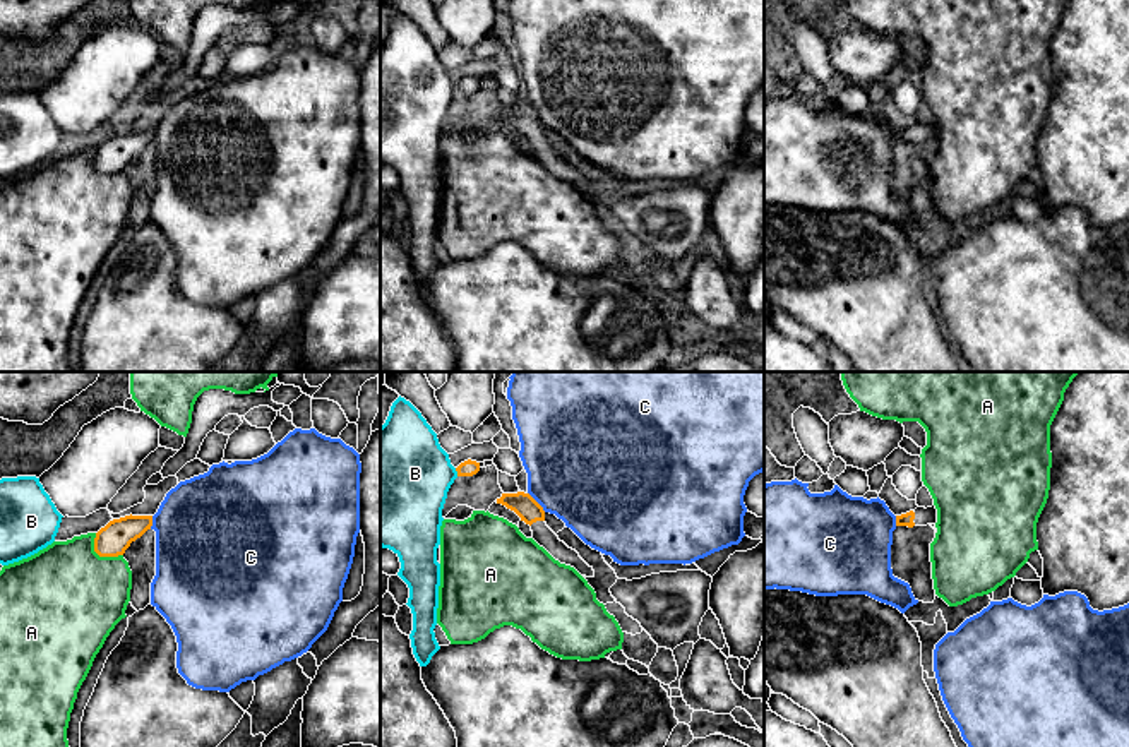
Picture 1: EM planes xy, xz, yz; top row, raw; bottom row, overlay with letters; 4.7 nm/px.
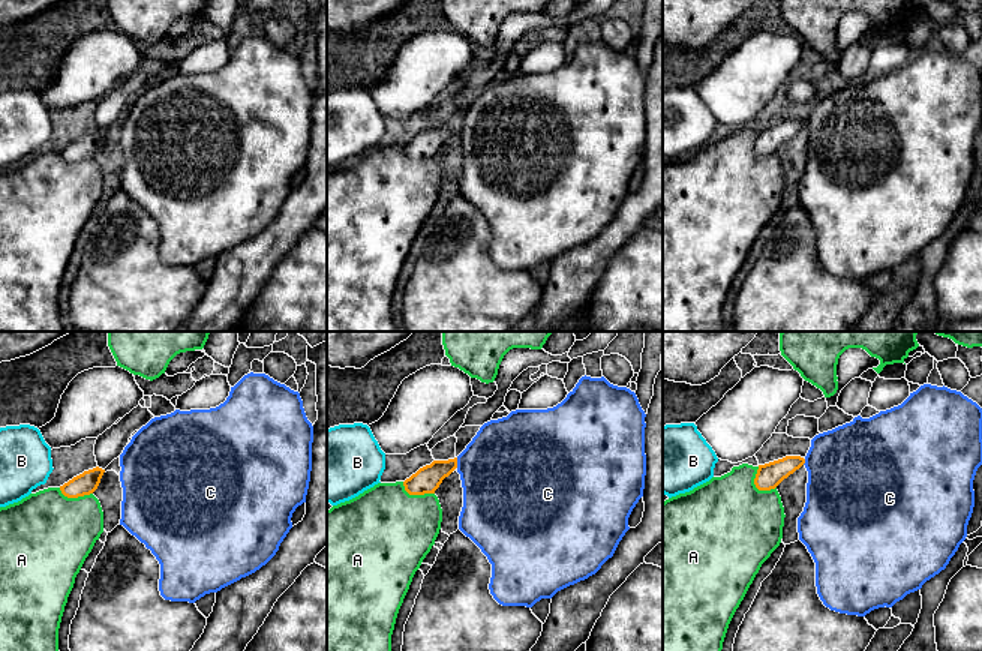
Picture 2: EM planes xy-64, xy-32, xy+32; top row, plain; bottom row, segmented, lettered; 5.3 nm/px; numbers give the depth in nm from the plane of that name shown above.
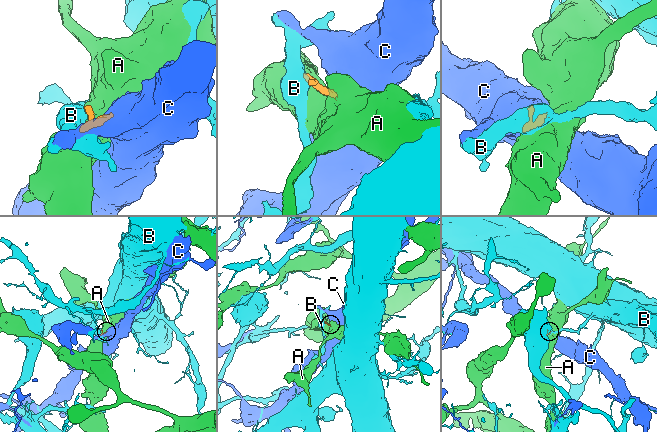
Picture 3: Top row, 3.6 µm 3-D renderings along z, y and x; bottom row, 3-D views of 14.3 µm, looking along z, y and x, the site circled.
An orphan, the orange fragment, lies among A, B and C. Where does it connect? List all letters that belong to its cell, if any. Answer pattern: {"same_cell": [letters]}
{"same_cell": []}

